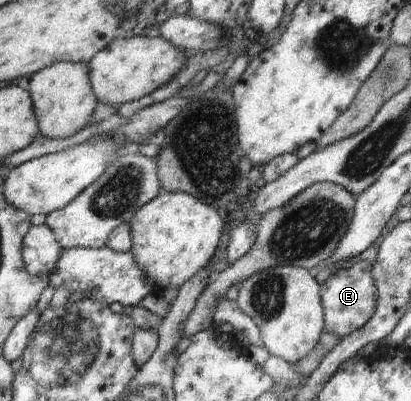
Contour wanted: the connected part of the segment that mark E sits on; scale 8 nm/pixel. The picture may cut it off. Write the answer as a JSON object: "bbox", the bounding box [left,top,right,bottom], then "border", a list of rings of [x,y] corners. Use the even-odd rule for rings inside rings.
{"bbox":[320,260,377,337],"border":[[[363,260],[350,269],[335,269],[327,280],[320,285],[325,332],[345,337],[361,329],[373,317],[377,305],[377,290],[370,271],[371,263]]]}

